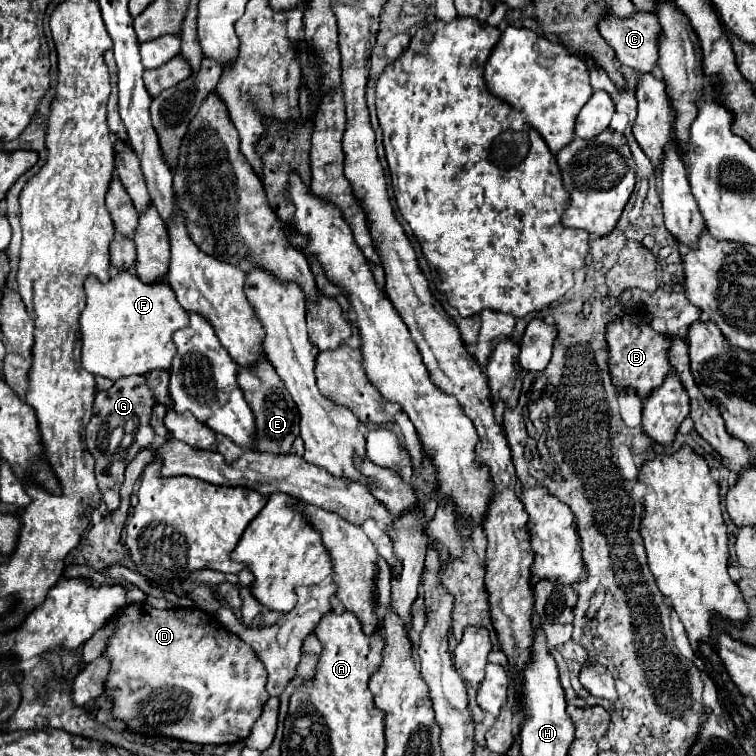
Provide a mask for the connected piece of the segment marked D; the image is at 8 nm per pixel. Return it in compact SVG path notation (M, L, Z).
M131 603L119 609L119 613L109 619L109 625L113 635L103 653L111 659L105 693L113 703L111 715L123 721L127 731L143 737L179 739L197 745L233 745L249 735L269 699L265 691L267 671L253 649L215 621L213 615L201 609L181 607L159 611L149 603Z

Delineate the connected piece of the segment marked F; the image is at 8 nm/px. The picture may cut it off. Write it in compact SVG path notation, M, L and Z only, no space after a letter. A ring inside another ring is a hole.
M123 269L107 283L89 275L85 293L87 305L79 319L79 333L83 343L81 363L89 373L117 381L127 375L145 375L153 369L171 367L177 355L171 337L177 329L187 327L189 313L179 307L173 289L165 281L145 285L137 275Z

